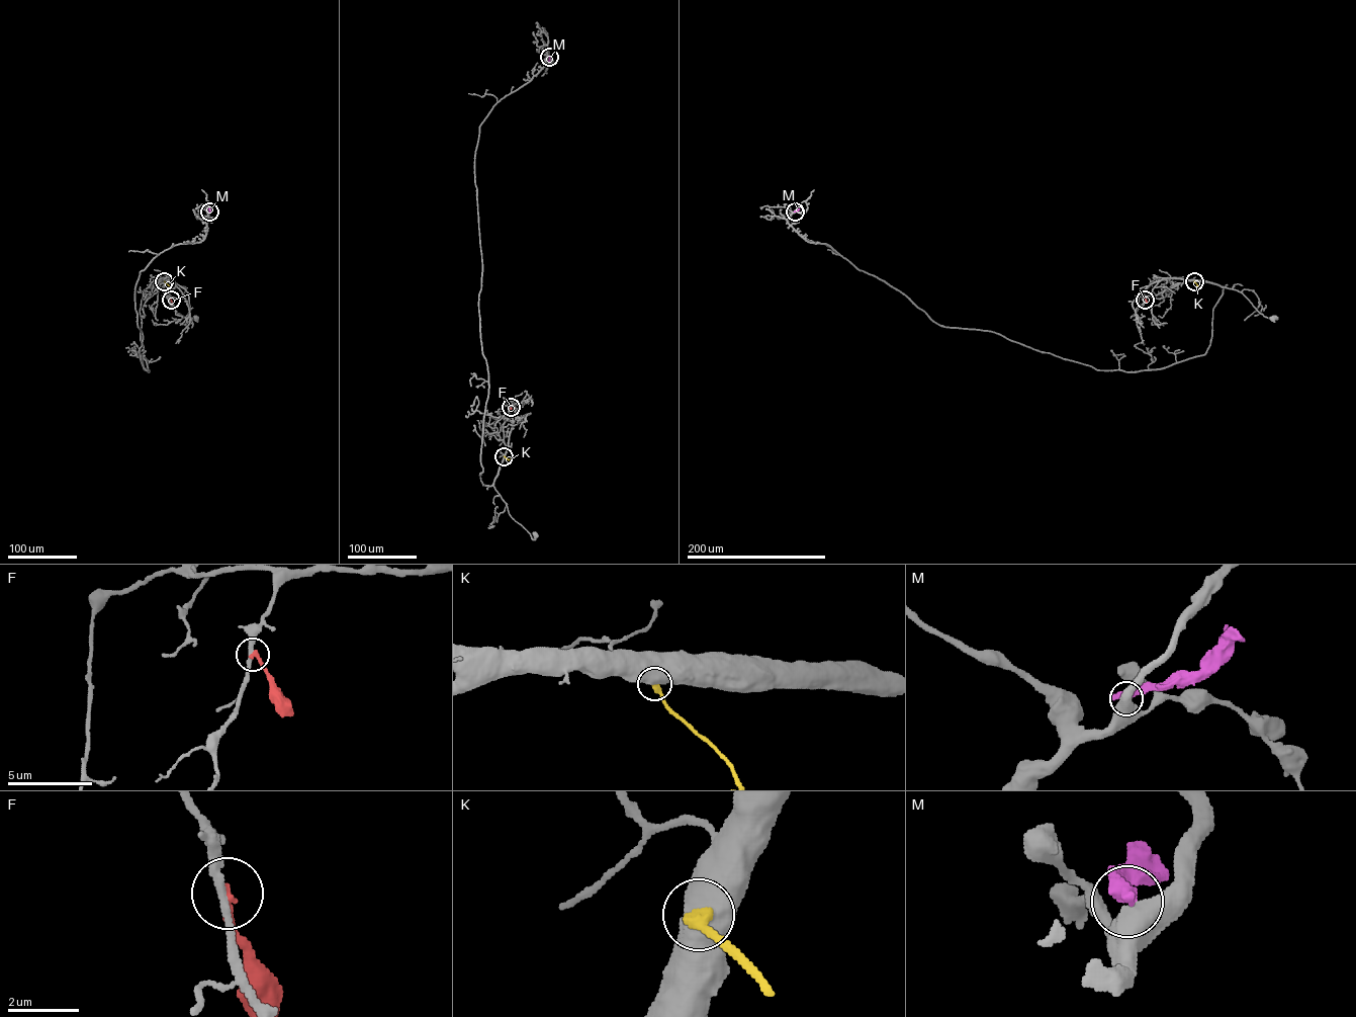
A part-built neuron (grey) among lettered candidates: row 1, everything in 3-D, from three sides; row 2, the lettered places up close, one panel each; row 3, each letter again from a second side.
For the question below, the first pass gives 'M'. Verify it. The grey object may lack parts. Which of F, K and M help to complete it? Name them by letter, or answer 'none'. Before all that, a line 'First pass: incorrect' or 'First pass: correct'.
First pass: incorrect
none

